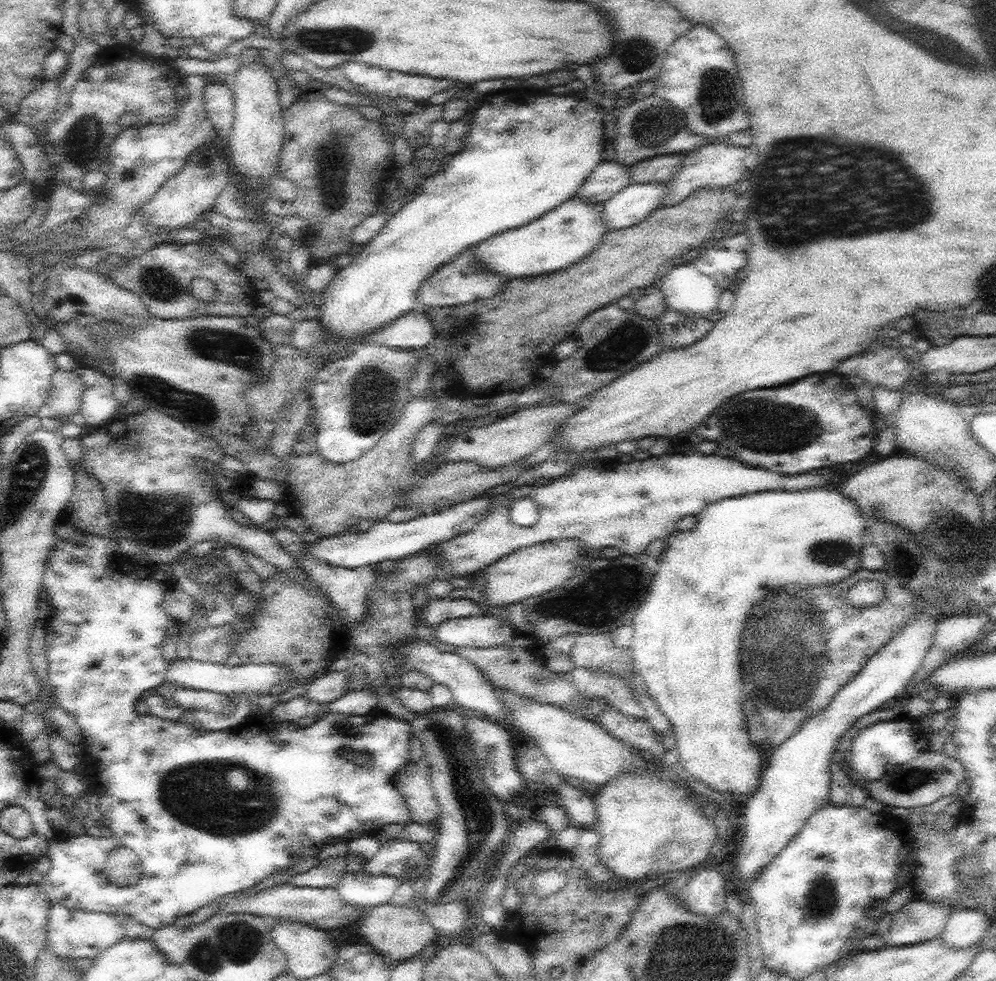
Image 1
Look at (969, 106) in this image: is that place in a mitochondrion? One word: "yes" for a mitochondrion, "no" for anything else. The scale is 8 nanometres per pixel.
no

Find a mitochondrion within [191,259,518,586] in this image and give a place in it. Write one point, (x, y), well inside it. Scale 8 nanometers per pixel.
(372, 394)

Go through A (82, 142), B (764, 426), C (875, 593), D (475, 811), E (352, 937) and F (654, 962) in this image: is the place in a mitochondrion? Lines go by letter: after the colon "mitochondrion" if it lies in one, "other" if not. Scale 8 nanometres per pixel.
A: mitochondrion
B: mitochondrion
C: other
D: mitochondrion
E: other
F: mitochondrion

